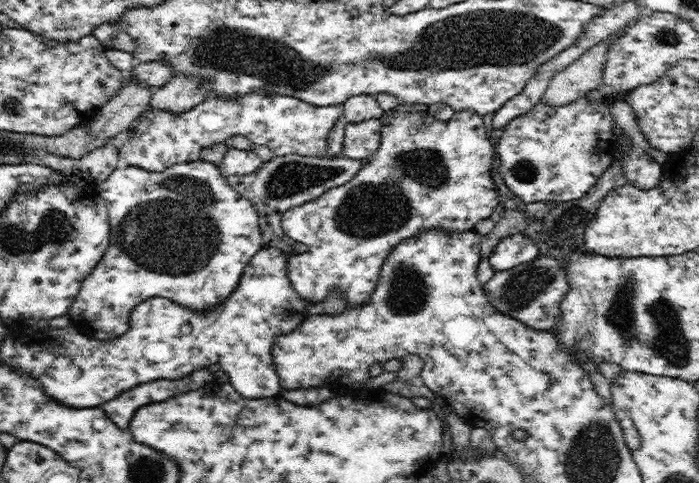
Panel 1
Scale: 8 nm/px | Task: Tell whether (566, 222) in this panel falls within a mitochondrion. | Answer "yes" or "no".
yes

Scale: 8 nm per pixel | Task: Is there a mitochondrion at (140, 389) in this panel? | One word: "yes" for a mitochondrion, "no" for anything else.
no

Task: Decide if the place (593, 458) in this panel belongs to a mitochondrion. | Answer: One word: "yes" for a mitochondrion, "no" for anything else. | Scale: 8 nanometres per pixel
yes

